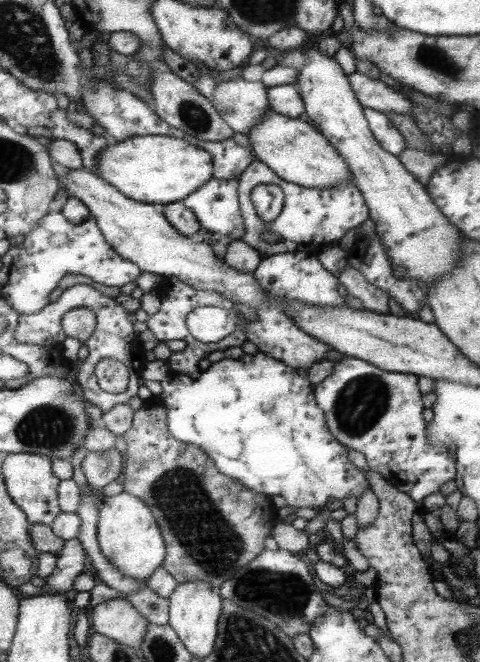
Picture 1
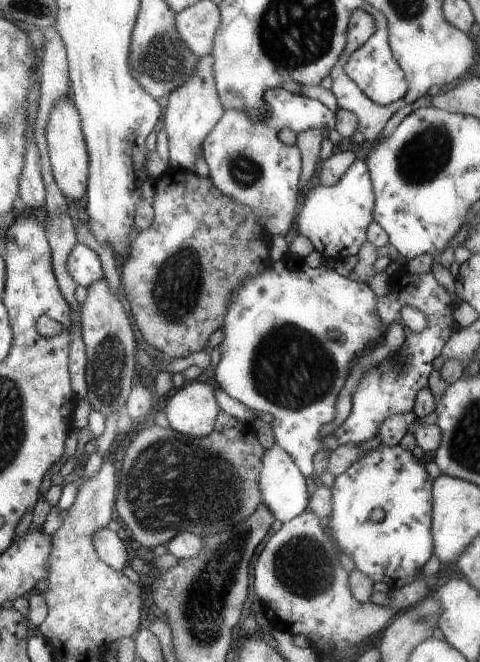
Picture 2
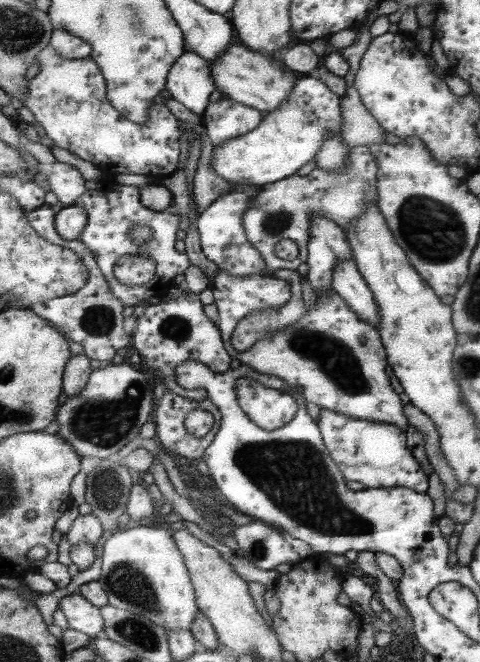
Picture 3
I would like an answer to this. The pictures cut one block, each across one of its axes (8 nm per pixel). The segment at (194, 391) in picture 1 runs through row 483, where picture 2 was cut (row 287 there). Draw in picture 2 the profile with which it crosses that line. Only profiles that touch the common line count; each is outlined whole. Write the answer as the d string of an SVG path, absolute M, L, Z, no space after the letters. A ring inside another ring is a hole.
M289 254L287 258L283 258L279 262L269 264L261 274L245 278L245 282L241 284L241 288L233 292L233 298L231 298L231 304L229 304L229 312L225 316L225 326L221 328L223 330L223 342L219 344L221 362L217 364L215 380L217 380L219 388L229 398L233 398L233 400L241 402L243 406L251 408L257 416L259 414L271 414L273 416L273 424L271 424L273 442L277 442L279 446L283 446L293 456L293 460L297 462L297 466L301 468L301 472L305 476L311 476L315 472L313 458L319 452L319 448L323 448L323 450L335 450L339 446L337 440L335 440L335 436L319 438L319 430L321 430L321 426L325 426L325 422L329 422L333 418L333 402L335 402L335 396L337 396L337 392L339 392L339 388L341 388L341 384L345 380L347 370L351 370L351 366L349 366L351 358L357 358L357 354L361 354L369 346L369 340L373 340L377 336L375 328L379 326L379 318L375 316L375 306L377 306L377 296L373 294L373 290L369 290L369 286L365 282L359 282L359 280L353 282L349 278L343 278L337 272L333 272L331 268L327 268L325 264L321 264L319 268L311 268L305 258L295 258L293 254Z

